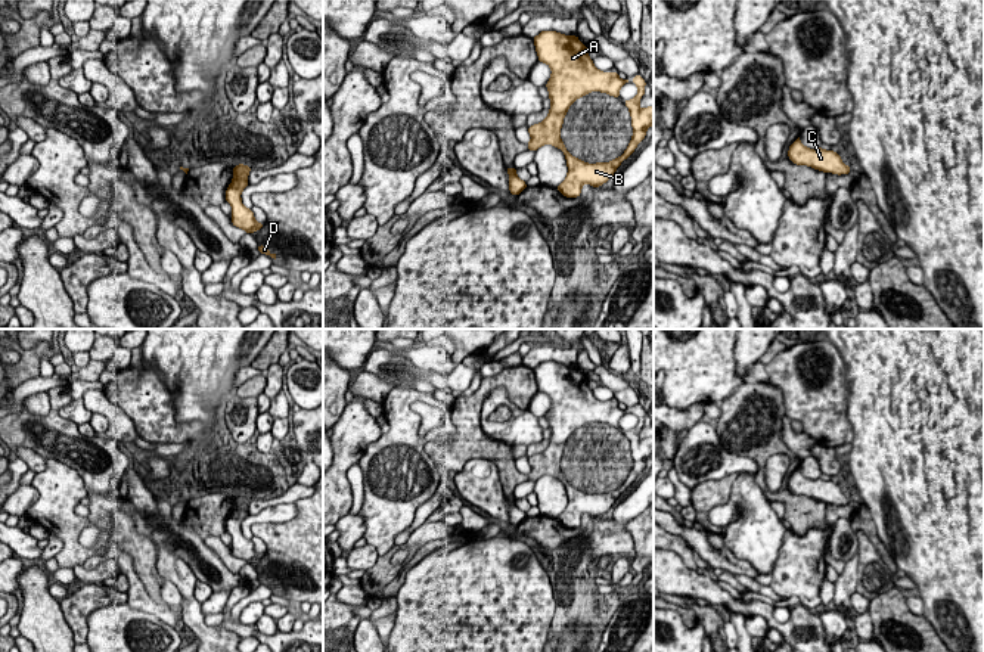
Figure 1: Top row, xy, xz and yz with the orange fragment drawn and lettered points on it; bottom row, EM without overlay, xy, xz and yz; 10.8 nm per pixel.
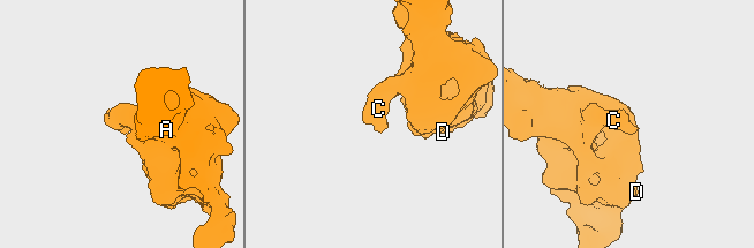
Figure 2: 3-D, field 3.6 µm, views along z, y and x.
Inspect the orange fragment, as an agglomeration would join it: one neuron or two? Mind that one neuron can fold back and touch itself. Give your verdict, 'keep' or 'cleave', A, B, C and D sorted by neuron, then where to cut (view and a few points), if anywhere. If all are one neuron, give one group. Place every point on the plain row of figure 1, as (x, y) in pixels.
keep | A B C D | no cut

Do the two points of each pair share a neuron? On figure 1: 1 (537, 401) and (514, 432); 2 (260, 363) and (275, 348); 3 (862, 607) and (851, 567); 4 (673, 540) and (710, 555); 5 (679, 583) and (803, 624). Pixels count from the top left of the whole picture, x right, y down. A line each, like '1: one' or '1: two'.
1: two
2: one
3: two
4: two
5: one

